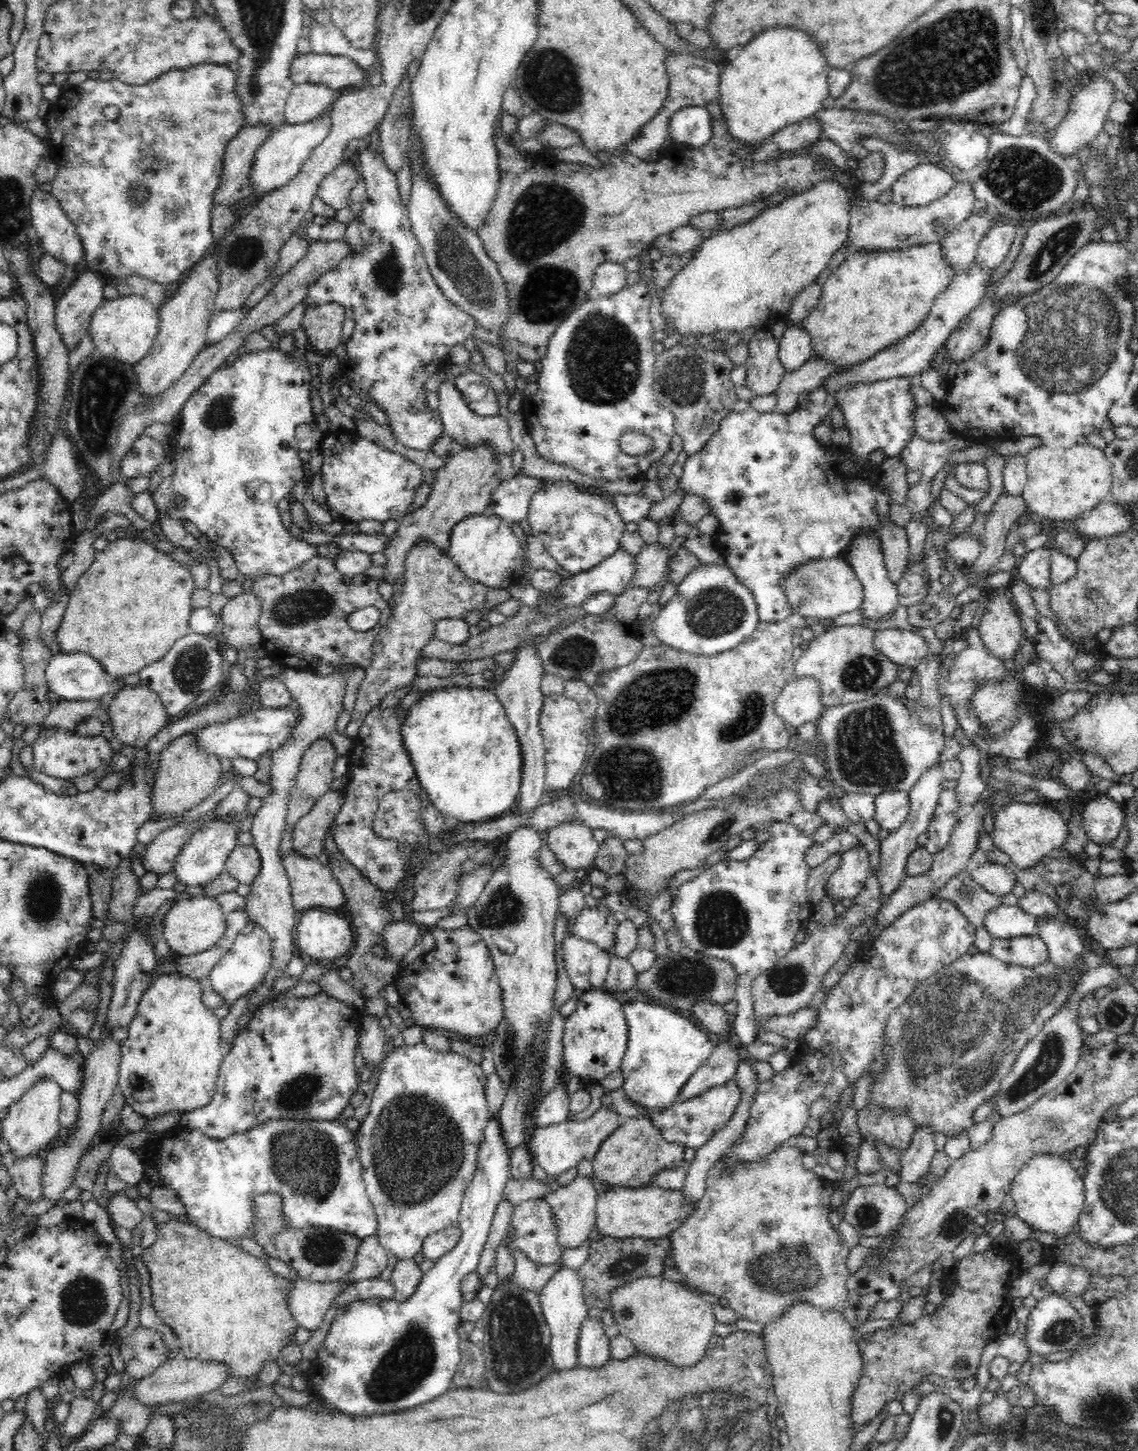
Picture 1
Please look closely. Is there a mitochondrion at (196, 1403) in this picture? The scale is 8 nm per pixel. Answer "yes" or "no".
no

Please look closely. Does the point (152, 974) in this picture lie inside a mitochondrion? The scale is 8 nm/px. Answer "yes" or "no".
no

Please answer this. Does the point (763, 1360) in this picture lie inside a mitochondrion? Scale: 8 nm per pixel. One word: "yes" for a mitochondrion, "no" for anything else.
no

